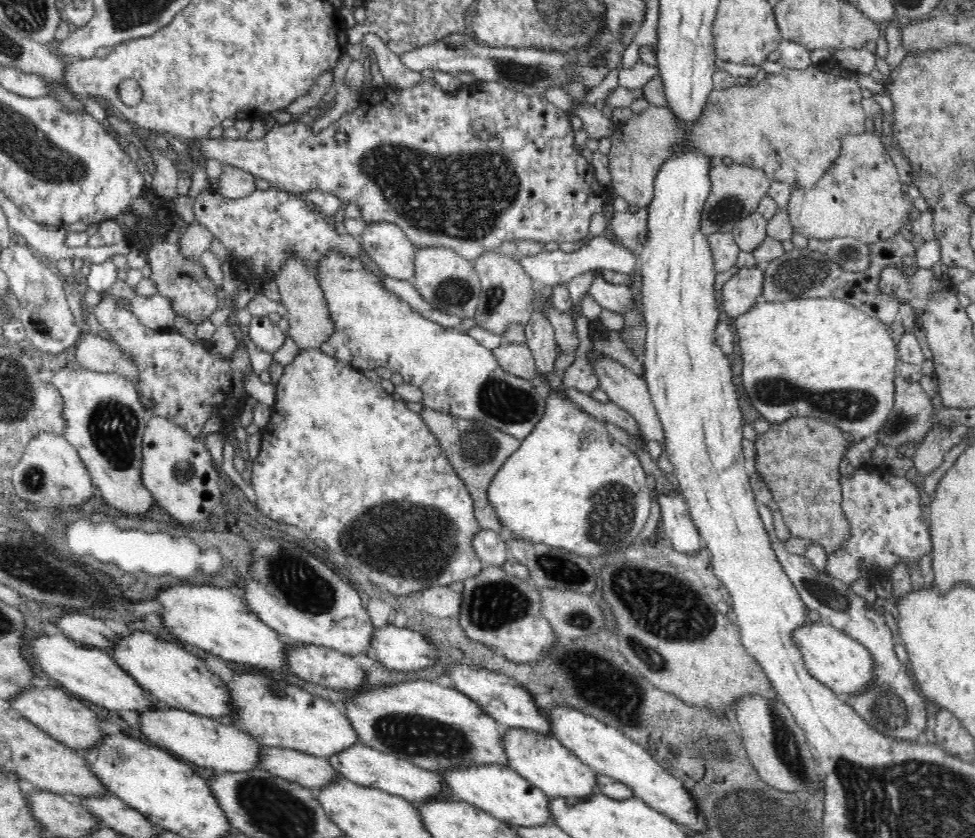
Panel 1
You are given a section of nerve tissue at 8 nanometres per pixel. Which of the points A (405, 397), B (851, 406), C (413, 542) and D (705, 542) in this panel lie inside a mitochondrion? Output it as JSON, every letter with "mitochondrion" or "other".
{"A":"other","B":"mitochondrion","C":"mitochondrion","D":"other"}

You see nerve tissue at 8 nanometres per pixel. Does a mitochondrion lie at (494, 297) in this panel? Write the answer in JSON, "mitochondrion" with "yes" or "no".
{"mitochondrion":"yes"}

